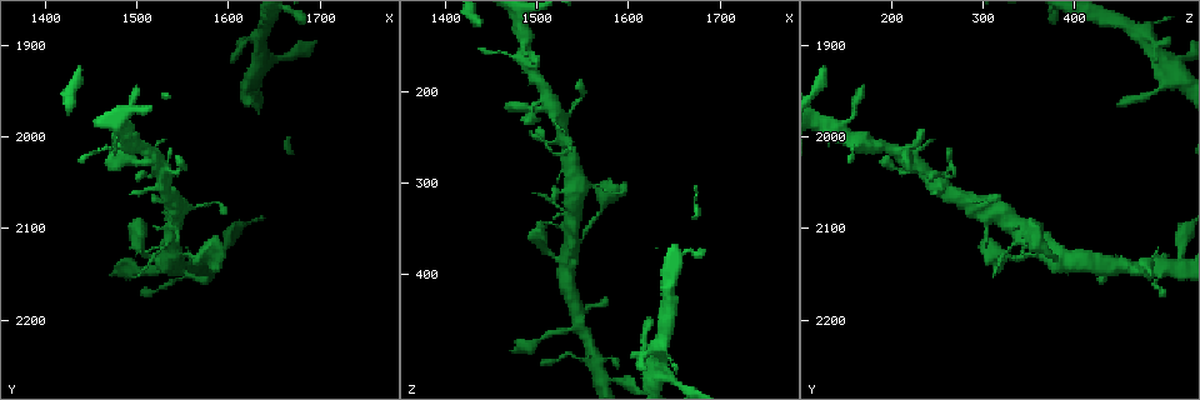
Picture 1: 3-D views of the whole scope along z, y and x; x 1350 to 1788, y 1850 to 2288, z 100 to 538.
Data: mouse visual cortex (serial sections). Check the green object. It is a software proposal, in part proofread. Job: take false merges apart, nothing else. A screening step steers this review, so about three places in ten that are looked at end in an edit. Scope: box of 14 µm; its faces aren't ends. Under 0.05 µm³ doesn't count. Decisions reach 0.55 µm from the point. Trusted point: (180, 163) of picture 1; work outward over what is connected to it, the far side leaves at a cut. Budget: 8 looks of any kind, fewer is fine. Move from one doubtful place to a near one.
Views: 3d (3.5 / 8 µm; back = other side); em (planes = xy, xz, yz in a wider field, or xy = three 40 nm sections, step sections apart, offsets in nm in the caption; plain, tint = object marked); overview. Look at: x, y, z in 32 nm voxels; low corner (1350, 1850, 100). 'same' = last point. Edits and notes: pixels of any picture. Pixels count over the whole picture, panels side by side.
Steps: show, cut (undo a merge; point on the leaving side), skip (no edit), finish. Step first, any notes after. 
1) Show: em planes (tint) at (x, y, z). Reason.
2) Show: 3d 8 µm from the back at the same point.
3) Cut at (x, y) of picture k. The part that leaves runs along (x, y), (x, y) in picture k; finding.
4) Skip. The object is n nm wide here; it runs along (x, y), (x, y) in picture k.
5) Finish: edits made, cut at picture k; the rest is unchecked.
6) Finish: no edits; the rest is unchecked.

Show: 3d 8 µm from the back at (1530, 2045, 250).

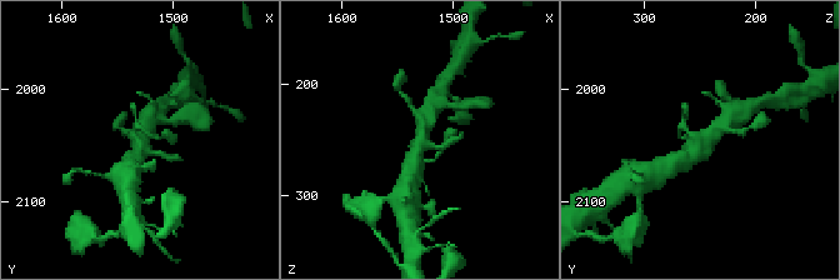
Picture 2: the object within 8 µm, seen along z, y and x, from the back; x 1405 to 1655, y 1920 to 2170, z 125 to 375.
Show: em planes (tint) at (1530, 2046, 248).

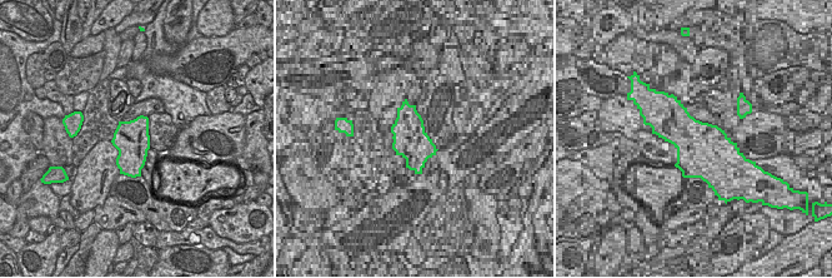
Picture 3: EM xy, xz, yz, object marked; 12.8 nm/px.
Cut at (166, 134) of picture 2. The object is 460 nm wide here; the part that leaves runs along (134, 131), (165, 134) in picture 2; a second cell is stuck on.

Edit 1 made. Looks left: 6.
Show: 3d 3.5 µm at (1490, 2010, 175). A fork.

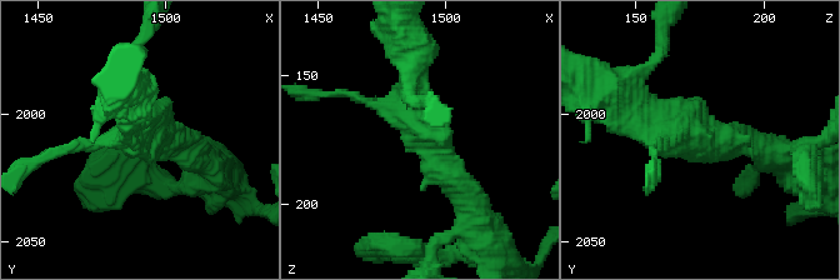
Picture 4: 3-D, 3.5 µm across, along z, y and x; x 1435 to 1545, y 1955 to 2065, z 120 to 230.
Show: em planes (tint) at (1493, 2009, 175).

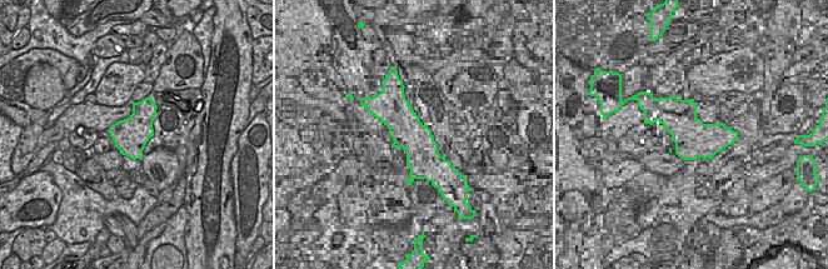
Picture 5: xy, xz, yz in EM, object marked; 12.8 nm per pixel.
Skip. It runs along (466, 205), (409, 115), (409, 68) in picture 4; all the same cell.

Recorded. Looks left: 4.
Show: 3d 3.5 µm from the back at (1540, 2130, 360). Thin neck.

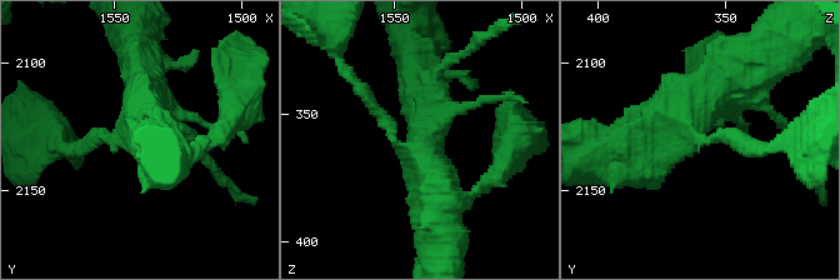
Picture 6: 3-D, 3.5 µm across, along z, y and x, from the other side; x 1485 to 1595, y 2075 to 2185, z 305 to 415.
Show: em planes (tint) at (1542, 2130, 364). 3 arms meet here; the arms are 150, 500, 600 nm wide.

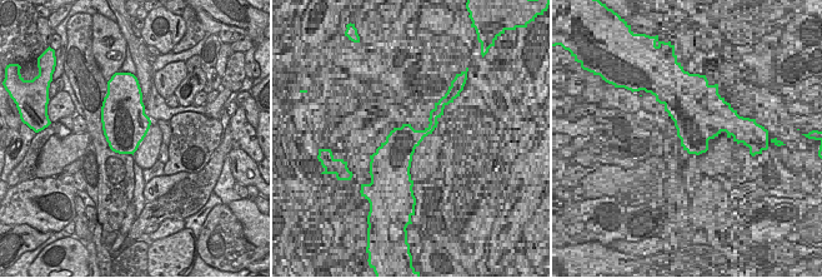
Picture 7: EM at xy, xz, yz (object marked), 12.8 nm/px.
Skip. It runs along (749, 74), (615, 154) in picture 6; all the same cell.

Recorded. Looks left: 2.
Show: 3d 8 µm at (1570, 2140, 515). Three-way junction.

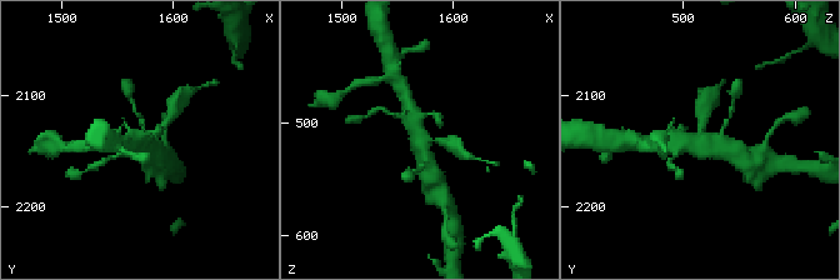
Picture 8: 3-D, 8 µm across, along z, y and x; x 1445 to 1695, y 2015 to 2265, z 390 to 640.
Show: em xy step 5 (tint) at (1572, 2140, 512). Need the tissue.

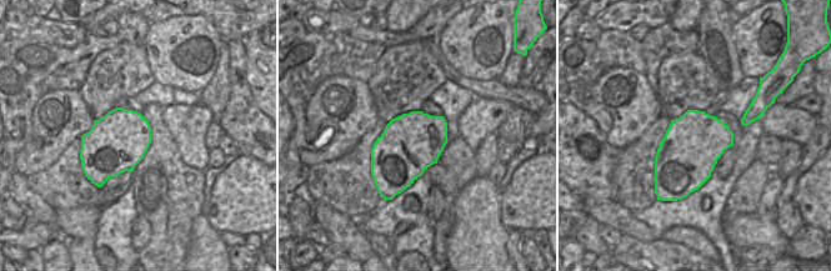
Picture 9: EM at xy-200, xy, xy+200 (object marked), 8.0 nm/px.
Skip. 3 arms meet here; it runs along (409, 106), (419, 135), (449, 141) in picture 8; continuous, no second cell.

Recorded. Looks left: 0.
Finish: edits made, cut at picture 2; the rest is unchecked.

